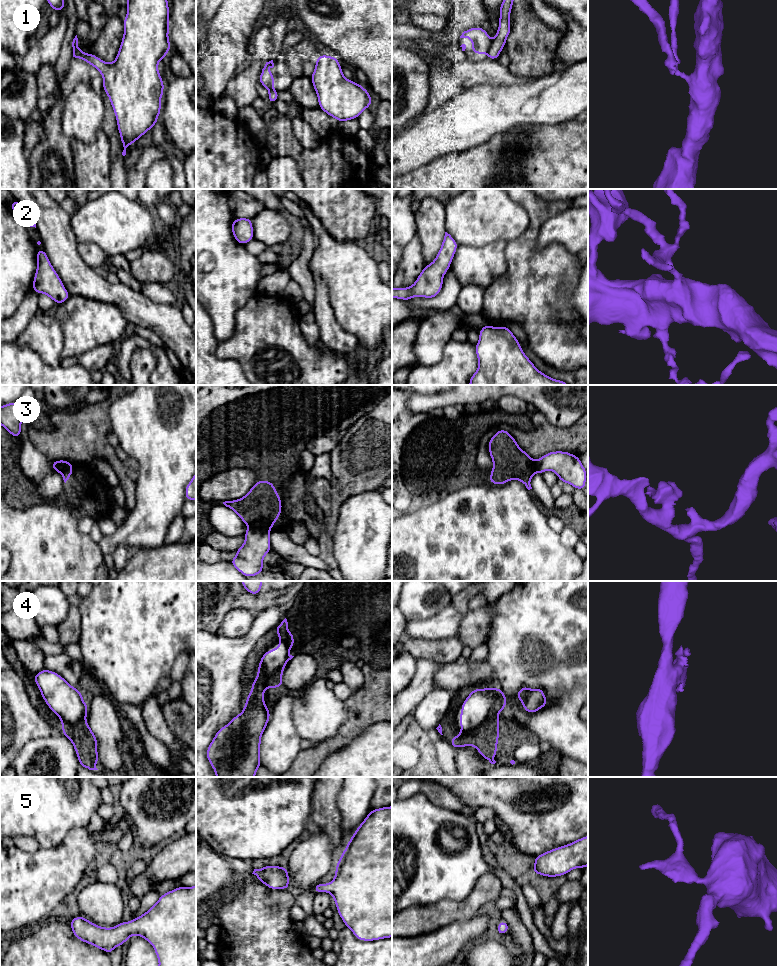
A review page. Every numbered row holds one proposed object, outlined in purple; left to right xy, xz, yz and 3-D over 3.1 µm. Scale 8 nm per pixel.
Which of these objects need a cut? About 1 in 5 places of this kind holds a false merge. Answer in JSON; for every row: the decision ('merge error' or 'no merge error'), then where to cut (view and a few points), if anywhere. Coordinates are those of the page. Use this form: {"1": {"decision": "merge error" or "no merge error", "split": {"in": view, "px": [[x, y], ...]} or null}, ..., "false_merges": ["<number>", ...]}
{"1": {"decision": "merge error", "split": {"in": "yz", "px": [[492, 41], [487, 52]]}}, "2": {"decision": "no merge error", "split": null}, "3": {"decision": "merge error", "split": {"in": "xz", "px": [[249, 526], [269, 529]]}}, "4": {"decision": "merge error", "split": {"in": "yz", "px": [[499, 709], [494, 710], [477, 726], [466, 732], [461, 732]]}}, "5": {"decision": "no merge error", "split": null}, "false_merges": ["1", "3", "4"]}

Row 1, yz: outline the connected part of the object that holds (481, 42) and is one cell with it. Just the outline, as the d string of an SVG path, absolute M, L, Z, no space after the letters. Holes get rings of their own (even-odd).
M472 27L464 31L460 38L472 39L473 54L487 54L492 42L487 31L482 27Z

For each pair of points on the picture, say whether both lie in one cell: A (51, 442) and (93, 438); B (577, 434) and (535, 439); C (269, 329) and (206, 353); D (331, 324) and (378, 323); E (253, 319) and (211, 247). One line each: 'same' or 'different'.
A: same
B: same
C: different
D: different
E: different

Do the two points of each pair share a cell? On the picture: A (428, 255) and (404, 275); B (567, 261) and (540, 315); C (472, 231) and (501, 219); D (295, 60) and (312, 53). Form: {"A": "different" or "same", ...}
{"A": "different", "B": "same", "C": "same", "D": "same"}

